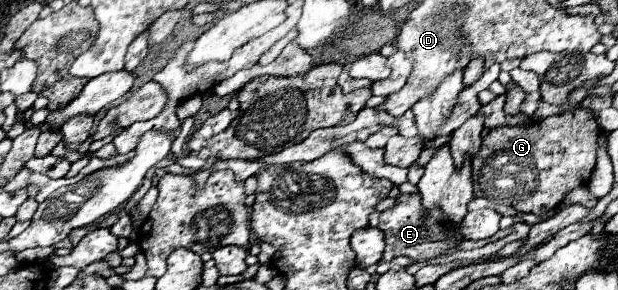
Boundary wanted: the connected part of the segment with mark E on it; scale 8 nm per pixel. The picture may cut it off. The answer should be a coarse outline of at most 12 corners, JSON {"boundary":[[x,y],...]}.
{"boundary":[[399,194],[381,212],[385,260],[435,258],[459,248],[461,226]]}

